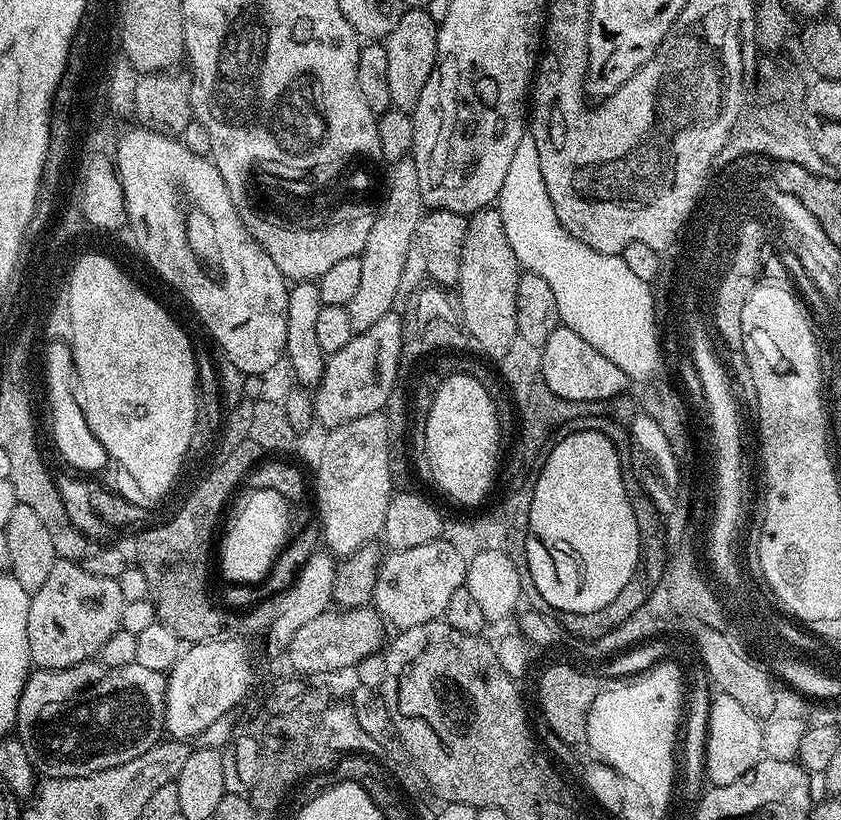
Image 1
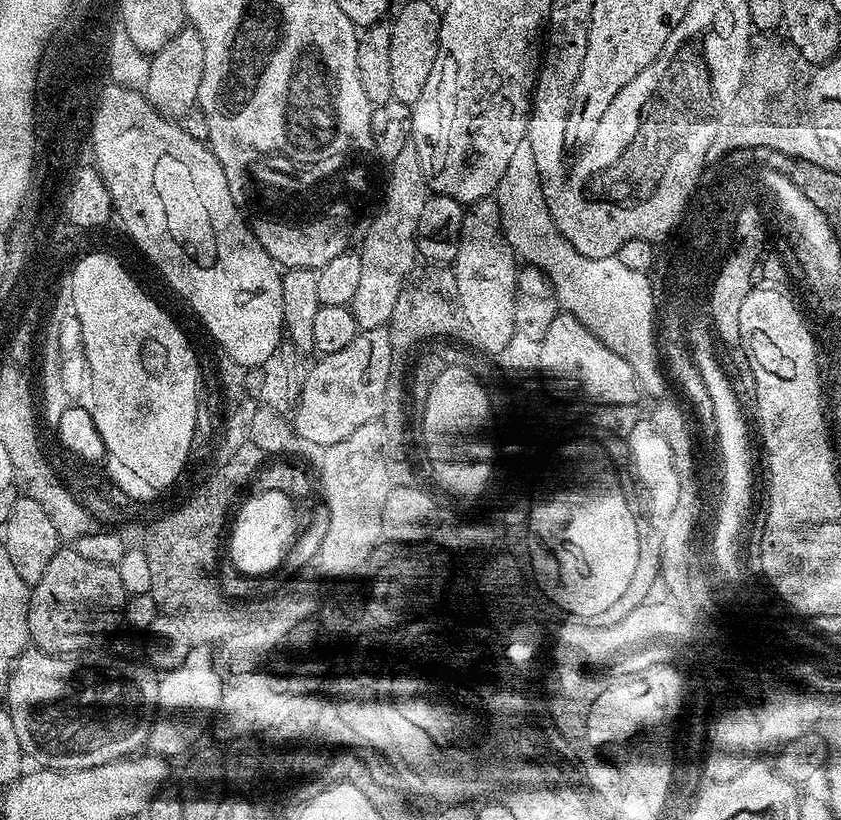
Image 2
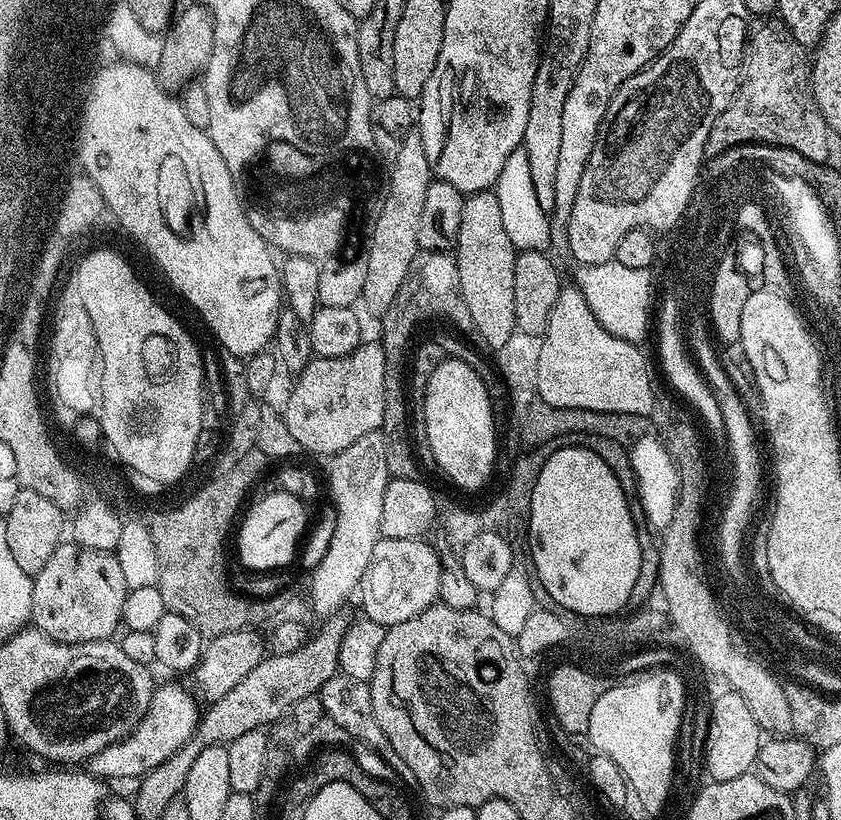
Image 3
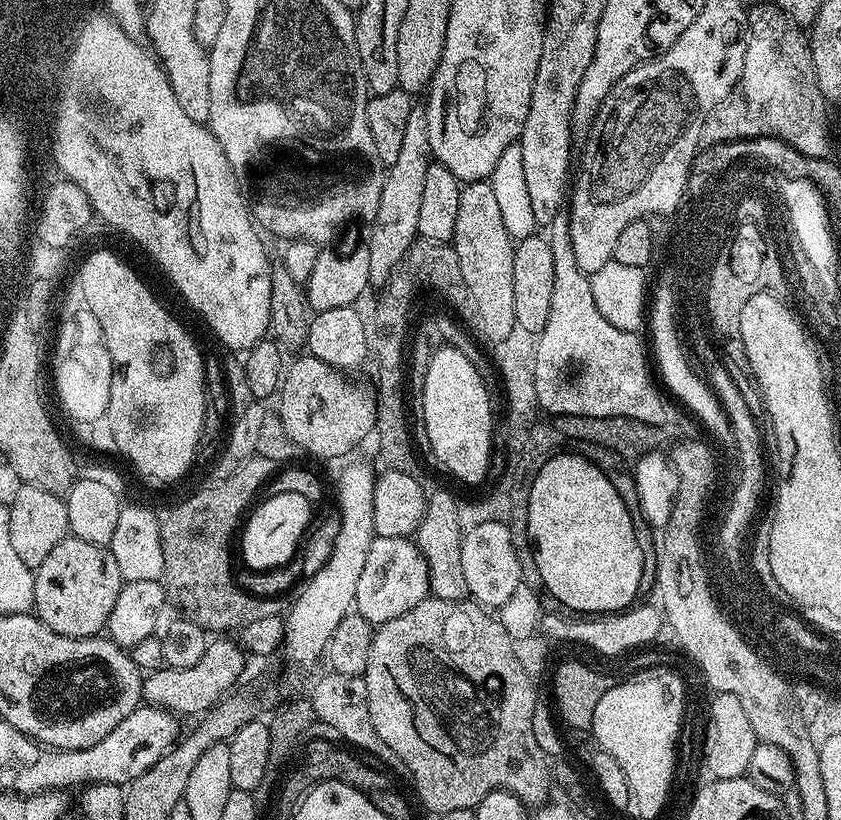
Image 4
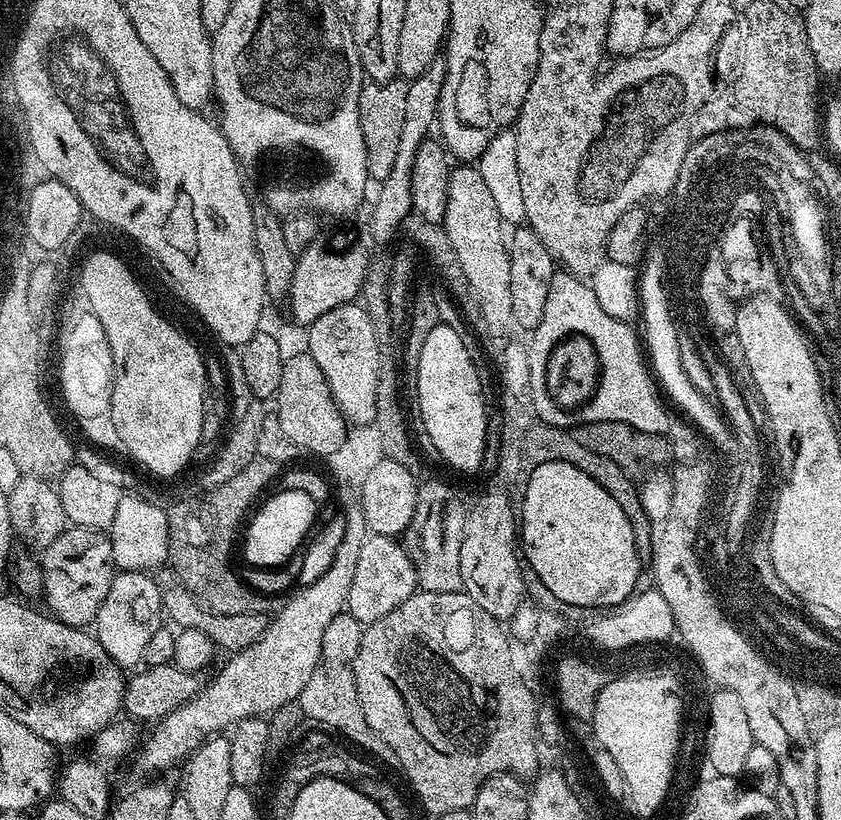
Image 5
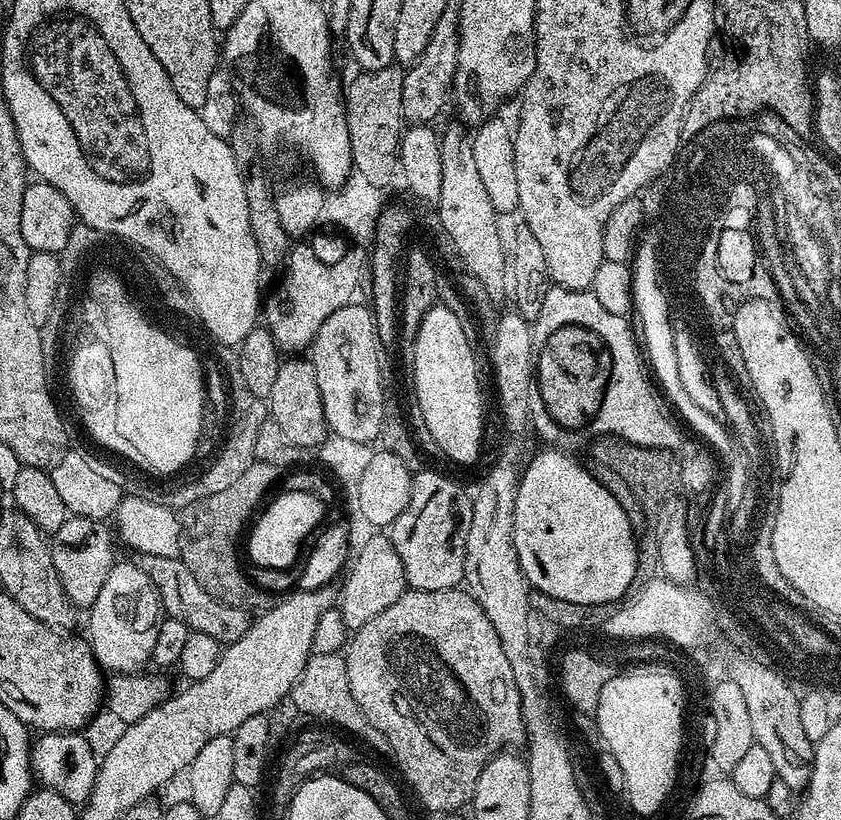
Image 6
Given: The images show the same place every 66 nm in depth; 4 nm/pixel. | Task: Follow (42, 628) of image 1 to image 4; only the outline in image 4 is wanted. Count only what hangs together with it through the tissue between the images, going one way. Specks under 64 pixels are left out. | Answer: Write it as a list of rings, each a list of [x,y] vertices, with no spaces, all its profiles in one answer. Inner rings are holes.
[[[69,534],[50,550],[46,562],[34,570],[34,615],[50,626],[54,634],[66,634],[70,638],[100,636],[107,629],[111,611],[125,583],[111,547]]]

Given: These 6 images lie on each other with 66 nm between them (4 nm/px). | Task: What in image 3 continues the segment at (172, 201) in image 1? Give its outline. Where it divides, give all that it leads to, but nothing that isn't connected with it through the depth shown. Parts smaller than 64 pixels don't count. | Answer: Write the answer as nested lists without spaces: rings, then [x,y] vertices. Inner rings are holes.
[[[121,58],[113,59],[113,64],[104,64],[91,73],[87,81],[86,91],[82,96],[82,107],[78,112],[78,127],[80,126],[79,157],[78,164],[83,175],[89,176],[98,186],[98,190],[104,199],[105,209],[112,212],[111,219],[118,224],[124,220],[127,228],[132,228],[137,245],[144,248],[152,255],[152,260],[164,271],[164,276],[189,300],[190,308],[204,319],[204,324],[212,333],[215,343],[220,343],[223,351],[239,358],[251,358],[257,352],[265,351],[273,343],[276,332],[276,323],[282,309],[282,289],[280,287],[280,269],[278,260],[270,251],[270,246],[250,226],[250,218],[246,218],[242,202],[236,193],[234,182],[230,178],[230,170],[226,170],[226,162],[222,162],[222,154],[218,154],[218,146],[208,136],[207,131],[198,126],[191,125],[186,114],[182,110],[179,99],[173,93],[167,91],[160,85],[153,69],[143,68],[142,65],[129,64]]]

